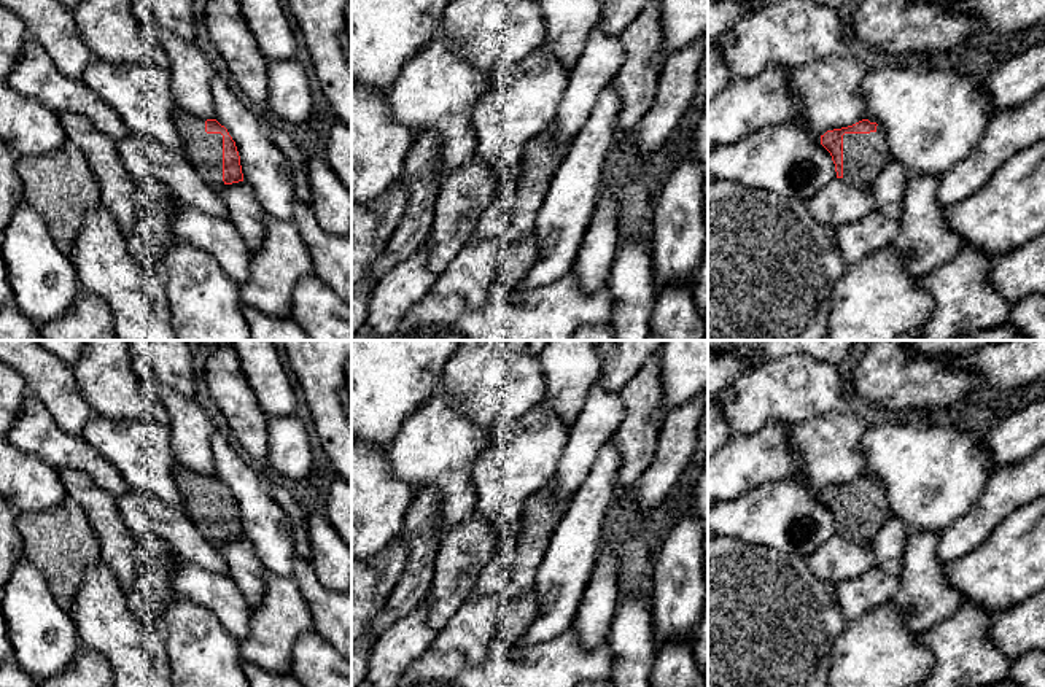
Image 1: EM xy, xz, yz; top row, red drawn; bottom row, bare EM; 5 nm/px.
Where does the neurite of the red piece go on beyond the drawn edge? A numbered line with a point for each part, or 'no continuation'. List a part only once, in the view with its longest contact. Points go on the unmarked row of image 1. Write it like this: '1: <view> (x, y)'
1: yz (864, 511)

